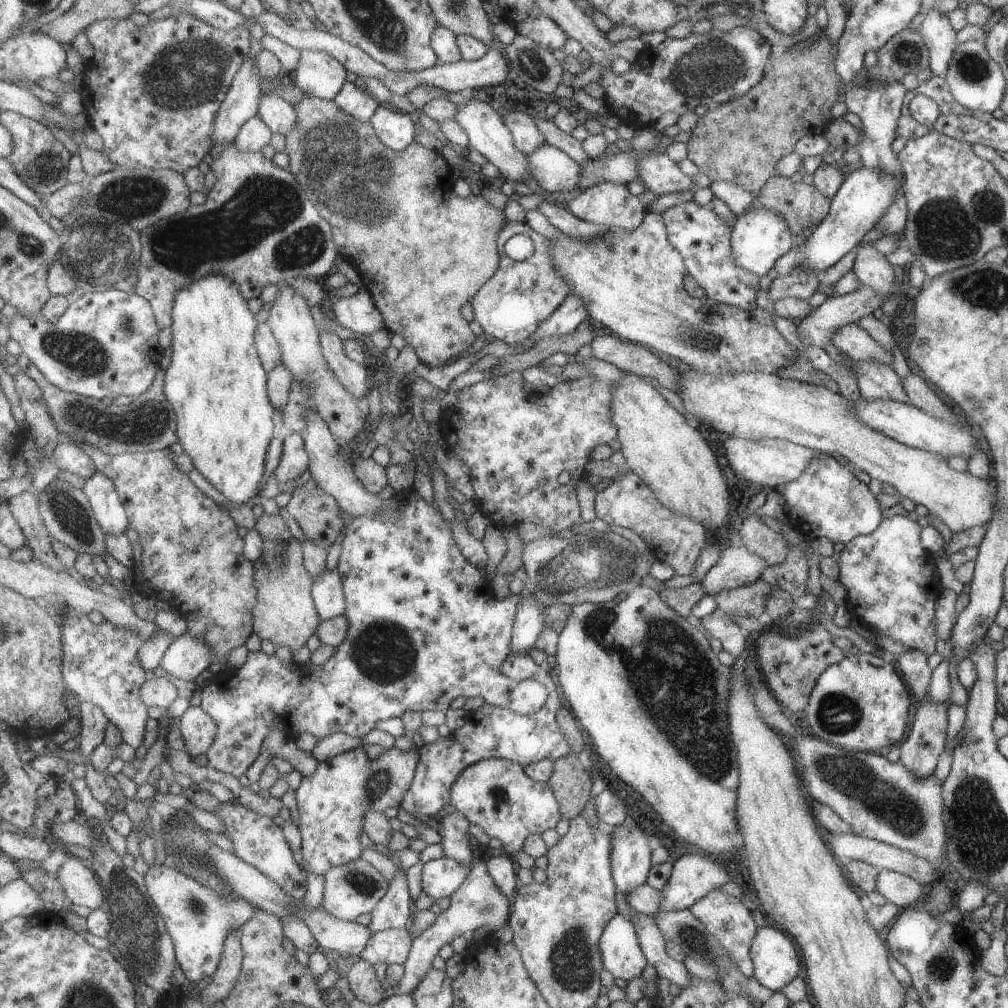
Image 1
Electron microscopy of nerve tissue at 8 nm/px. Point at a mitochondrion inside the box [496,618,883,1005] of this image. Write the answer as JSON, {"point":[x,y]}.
{"point":[570,963]}

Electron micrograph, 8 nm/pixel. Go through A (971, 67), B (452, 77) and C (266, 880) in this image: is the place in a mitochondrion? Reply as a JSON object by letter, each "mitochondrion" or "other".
{"A":"mitochondrion","B":"other","C":"other"}

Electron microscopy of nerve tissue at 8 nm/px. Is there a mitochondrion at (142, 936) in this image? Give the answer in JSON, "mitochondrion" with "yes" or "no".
{"mitochondrion":"yes"}

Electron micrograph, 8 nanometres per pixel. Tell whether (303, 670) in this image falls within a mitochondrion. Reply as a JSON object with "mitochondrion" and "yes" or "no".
{"mitochondrion":"no"}

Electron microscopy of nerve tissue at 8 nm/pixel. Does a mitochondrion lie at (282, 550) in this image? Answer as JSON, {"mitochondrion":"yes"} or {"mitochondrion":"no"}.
{"mitochondrion":"yes"}

